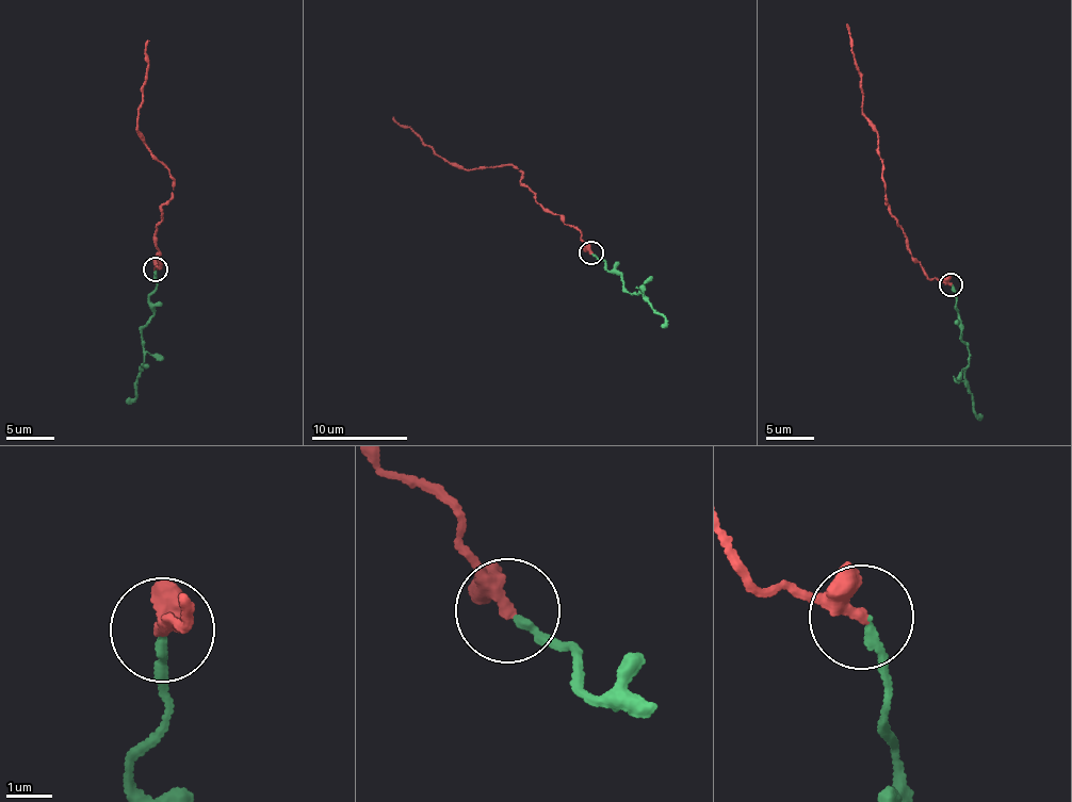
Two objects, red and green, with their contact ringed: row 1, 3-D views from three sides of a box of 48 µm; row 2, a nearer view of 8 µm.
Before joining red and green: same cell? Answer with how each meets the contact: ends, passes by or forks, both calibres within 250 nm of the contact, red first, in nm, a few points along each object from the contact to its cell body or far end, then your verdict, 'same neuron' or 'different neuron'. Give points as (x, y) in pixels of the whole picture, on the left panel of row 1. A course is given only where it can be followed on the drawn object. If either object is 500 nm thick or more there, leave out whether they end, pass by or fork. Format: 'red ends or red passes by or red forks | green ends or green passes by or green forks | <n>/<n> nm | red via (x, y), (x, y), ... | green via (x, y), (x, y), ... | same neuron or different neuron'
red passes by | green ends | 300/190 nm | red via (156, 269), (160, 266), (156, 243), (160, 206), (172, 198), (168, 169), (145, 145), (137, 128), (149, 42) | green via (155, 268), (156, 291), (149, 297), (153, 317), (141, 336), (144, 371), (136, 378), (136, 394), (126, 402) | same neuron

